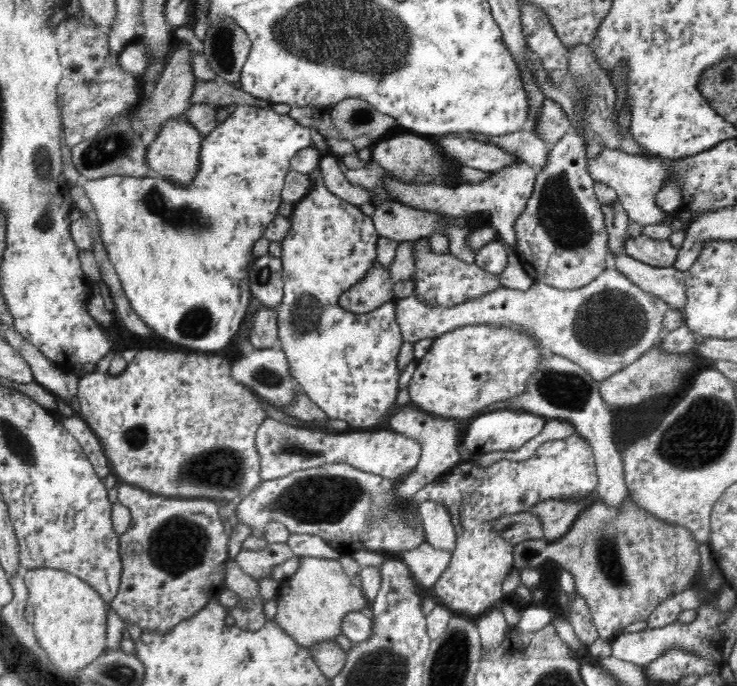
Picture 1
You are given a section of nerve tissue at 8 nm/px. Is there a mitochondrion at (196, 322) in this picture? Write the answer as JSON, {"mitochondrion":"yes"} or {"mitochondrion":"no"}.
{"mitochondrion":"yes"}

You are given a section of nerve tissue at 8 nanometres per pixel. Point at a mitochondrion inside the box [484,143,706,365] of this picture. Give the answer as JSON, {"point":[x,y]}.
{"point":[609,322]}

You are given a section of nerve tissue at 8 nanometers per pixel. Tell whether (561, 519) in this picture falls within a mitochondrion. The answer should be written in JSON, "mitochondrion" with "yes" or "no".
{"mitochondrion":"no"}

